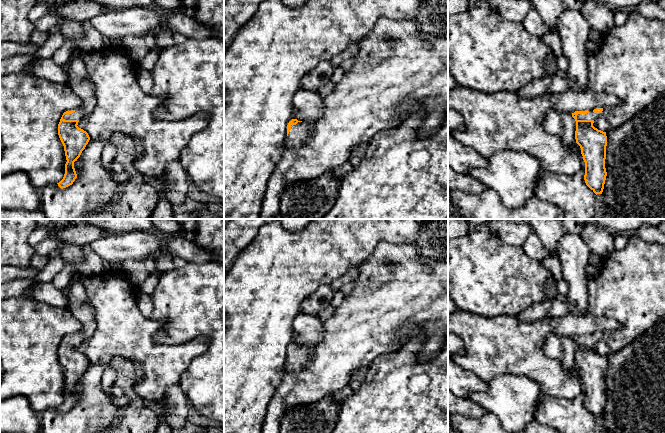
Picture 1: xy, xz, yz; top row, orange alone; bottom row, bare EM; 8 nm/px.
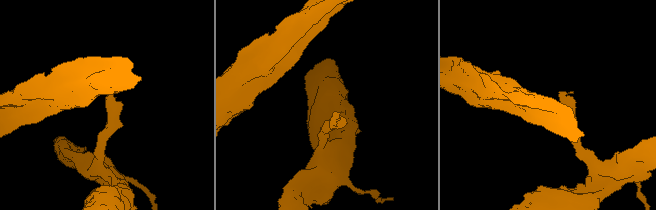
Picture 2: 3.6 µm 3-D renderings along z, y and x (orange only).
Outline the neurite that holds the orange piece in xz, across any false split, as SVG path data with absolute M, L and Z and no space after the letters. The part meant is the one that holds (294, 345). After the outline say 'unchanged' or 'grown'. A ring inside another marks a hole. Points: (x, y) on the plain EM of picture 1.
M292 343L287 349L286 372L300 371L313 359L313 347Z | grown

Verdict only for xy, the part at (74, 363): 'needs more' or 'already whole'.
needs more

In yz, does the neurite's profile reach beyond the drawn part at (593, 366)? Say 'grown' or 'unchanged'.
grown

